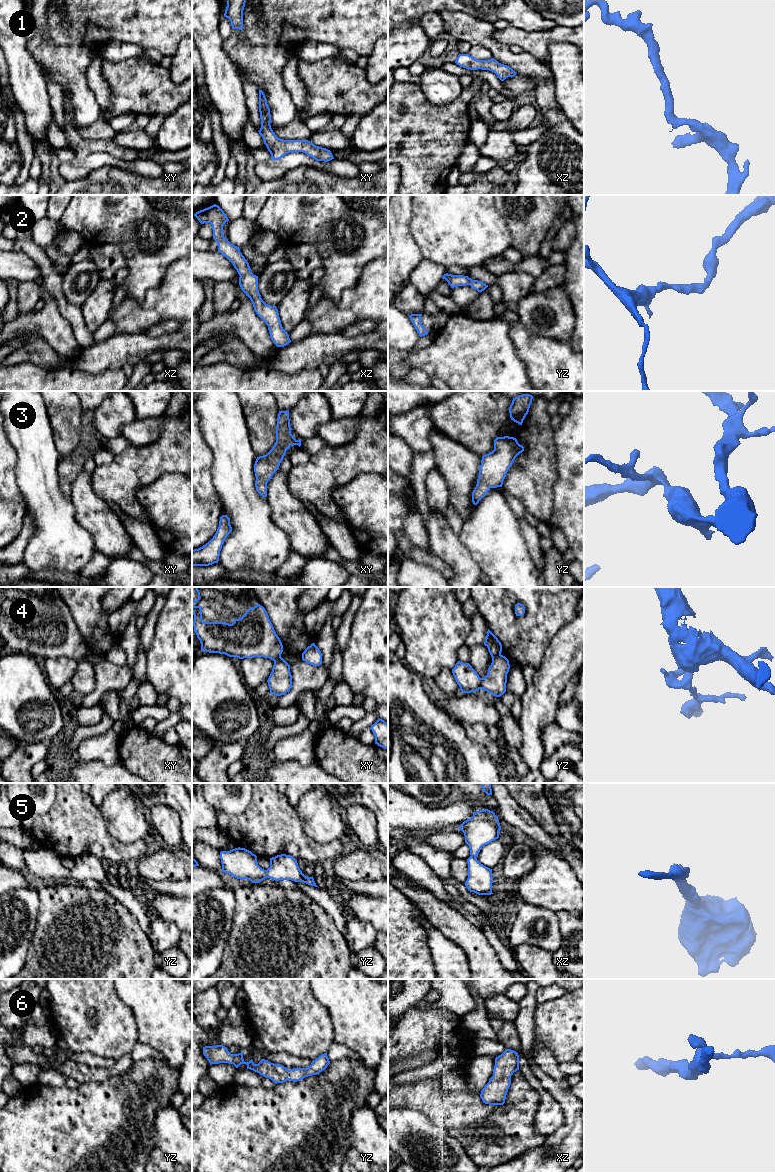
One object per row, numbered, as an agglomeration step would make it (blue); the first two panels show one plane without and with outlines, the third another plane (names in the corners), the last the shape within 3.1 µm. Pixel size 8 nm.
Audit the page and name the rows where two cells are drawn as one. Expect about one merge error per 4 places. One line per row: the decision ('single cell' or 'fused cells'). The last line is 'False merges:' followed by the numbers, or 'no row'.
1: single cell
2: single cell
3: single cell
4: fused cells
5: single cell
6: single cell
False merges: 4

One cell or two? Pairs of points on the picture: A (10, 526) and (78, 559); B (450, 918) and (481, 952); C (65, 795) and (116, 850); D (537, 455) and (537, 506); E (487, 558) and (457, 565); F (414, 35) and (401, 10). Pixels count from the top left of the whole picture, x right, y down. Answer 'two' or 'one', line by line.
A: two
B: one
C: one
D: one
E: two
F: one

